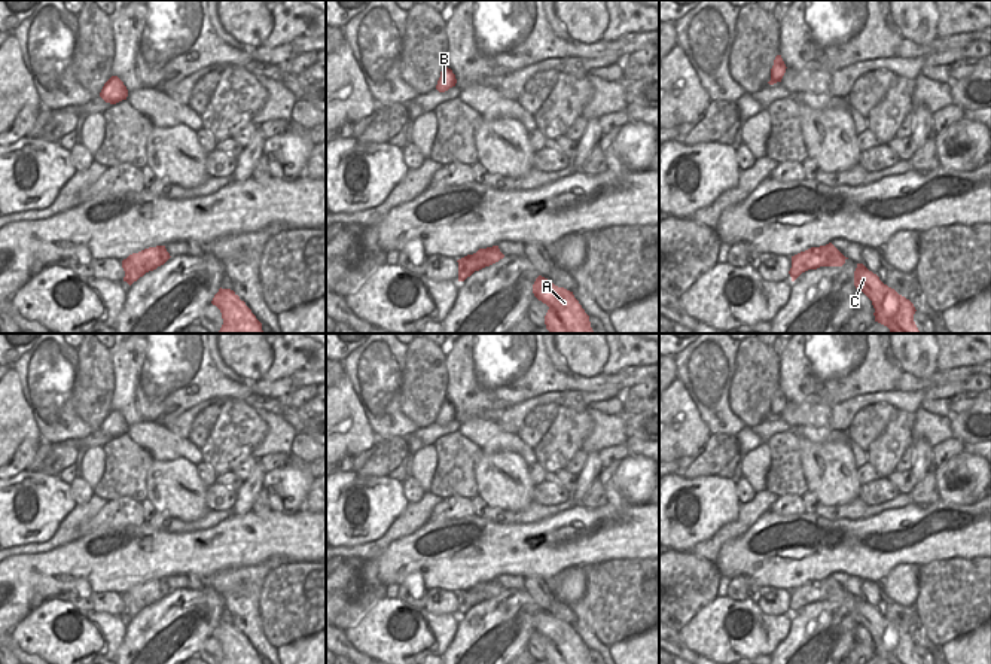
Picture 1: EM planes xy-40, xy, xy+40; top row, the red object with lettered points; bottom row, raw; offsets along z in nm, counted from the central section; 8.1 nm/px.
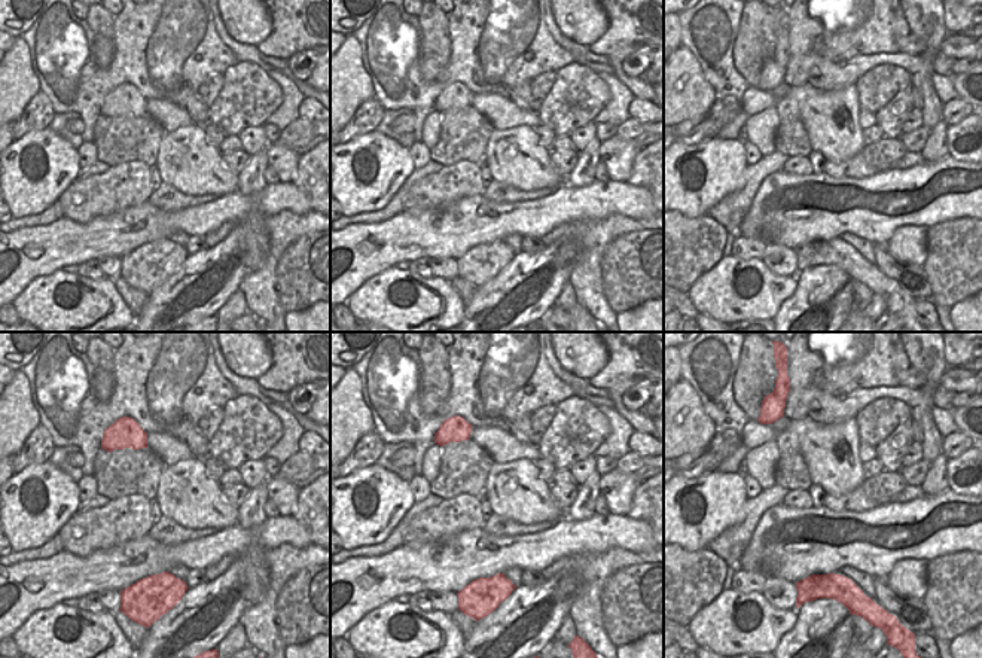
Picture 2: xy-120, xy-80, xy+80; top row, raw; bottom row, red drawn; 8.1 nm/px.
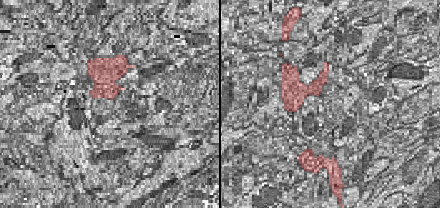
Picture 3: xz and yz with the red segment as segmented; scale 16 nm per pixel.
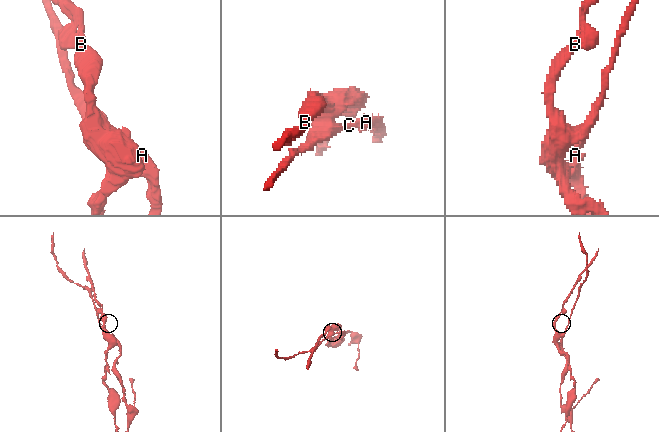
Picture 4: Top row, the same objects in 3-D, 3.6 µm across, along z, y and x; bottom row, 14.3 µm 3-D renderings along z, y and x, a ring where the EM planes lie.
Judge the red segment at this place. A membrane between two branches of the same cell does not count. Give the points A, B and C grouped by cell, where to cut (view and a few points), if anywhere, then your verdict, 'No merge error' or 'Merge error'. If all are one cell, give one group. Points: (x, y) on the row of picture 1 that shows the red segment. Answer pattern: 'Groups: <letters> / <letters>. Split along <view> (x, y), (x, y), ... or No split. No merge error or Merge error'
Groups: A C / B. Split along xy (459, 273), (459, 276). Merge error.

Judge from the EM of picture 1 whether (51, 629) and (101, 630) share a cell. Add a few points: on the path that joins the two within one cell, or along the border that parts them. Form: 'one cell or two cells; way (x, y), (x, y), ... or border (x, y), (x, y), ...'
one cell; way (60, 640), (70, 643), (88, 634)

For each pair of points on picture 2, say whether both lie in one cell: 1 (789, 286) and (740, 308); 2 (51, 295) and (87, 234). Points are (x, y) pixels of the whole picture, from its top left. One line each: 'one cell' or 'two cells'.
1: one cell
2: two cells

